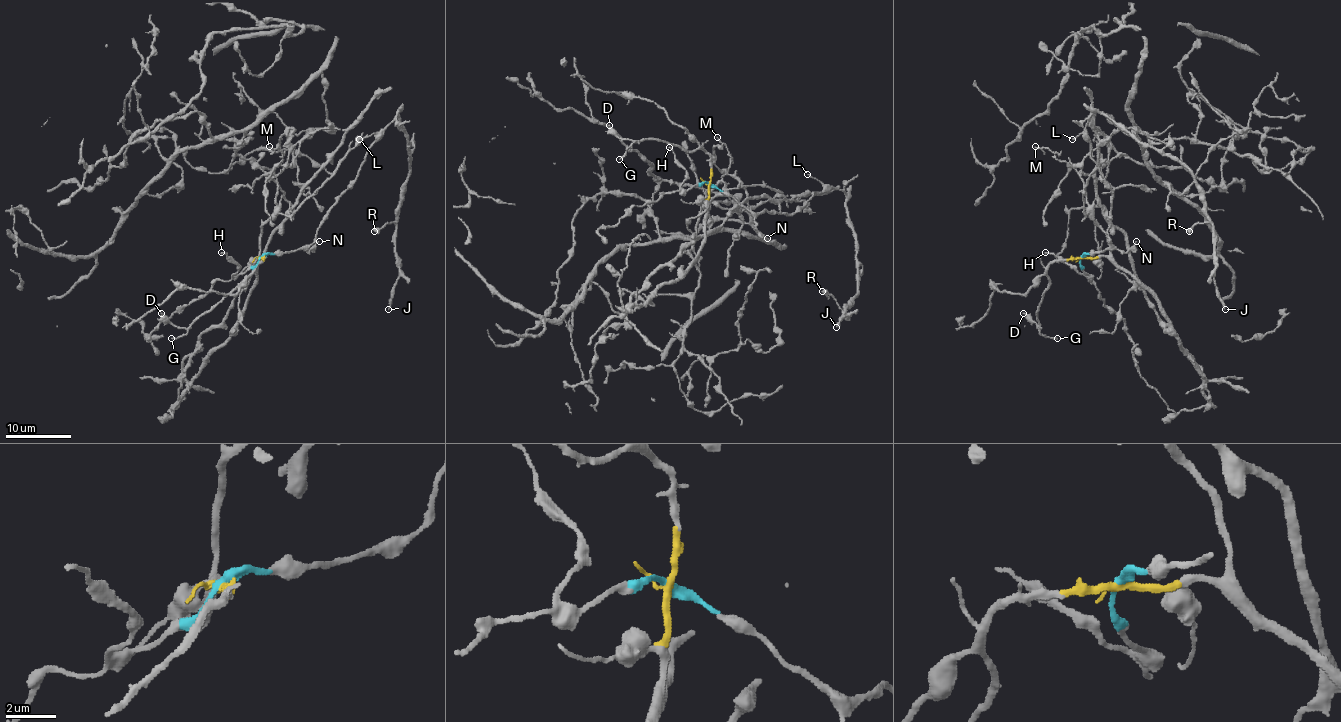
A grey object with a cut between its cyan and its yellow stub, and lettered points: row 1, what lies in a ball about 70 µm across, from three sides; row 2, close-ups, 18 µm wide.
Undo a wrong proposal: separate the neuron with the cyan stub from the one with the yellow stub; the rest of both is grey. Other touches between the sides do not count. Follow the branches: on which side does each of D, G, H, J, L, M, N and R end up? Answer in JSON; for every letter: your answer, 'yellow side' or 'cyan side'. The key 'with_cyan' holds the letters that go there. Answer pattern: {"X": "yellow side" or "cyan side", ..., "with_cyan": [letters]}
{"D": "yellow side", "G": "yellow side", "H": "cyan side", "J": "cyan side", "L": "cyan side", "M": "yellow side", "N": "cyan side", "R": "cyan side", "with_cyan": ["H", "J", "L", "N", "R"]}

